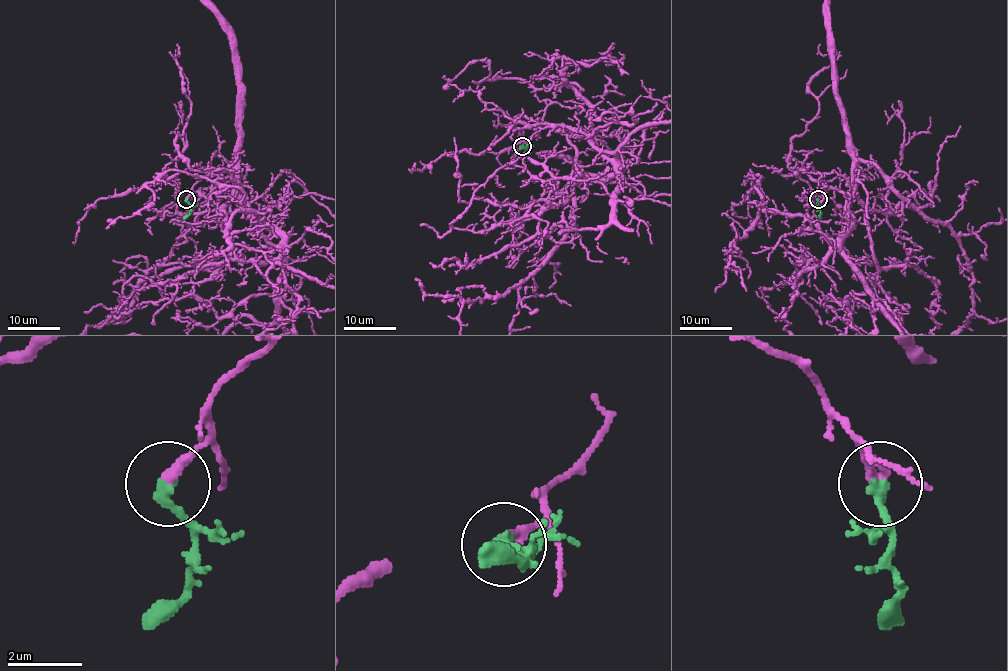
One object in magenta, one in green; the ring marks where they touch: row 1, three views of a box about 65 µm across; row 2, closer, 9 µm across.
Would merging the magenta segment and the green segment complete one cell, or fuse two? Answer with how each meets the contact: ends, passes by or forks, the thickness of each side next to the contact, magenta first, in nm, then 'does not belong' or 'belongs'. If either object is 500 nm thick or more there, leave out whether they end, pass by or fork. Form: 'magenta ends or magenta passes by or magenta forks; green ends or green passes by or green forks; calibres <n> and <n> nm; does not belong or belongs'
magenta ends; green ends; calibres 320 and 360 nm; belongs

